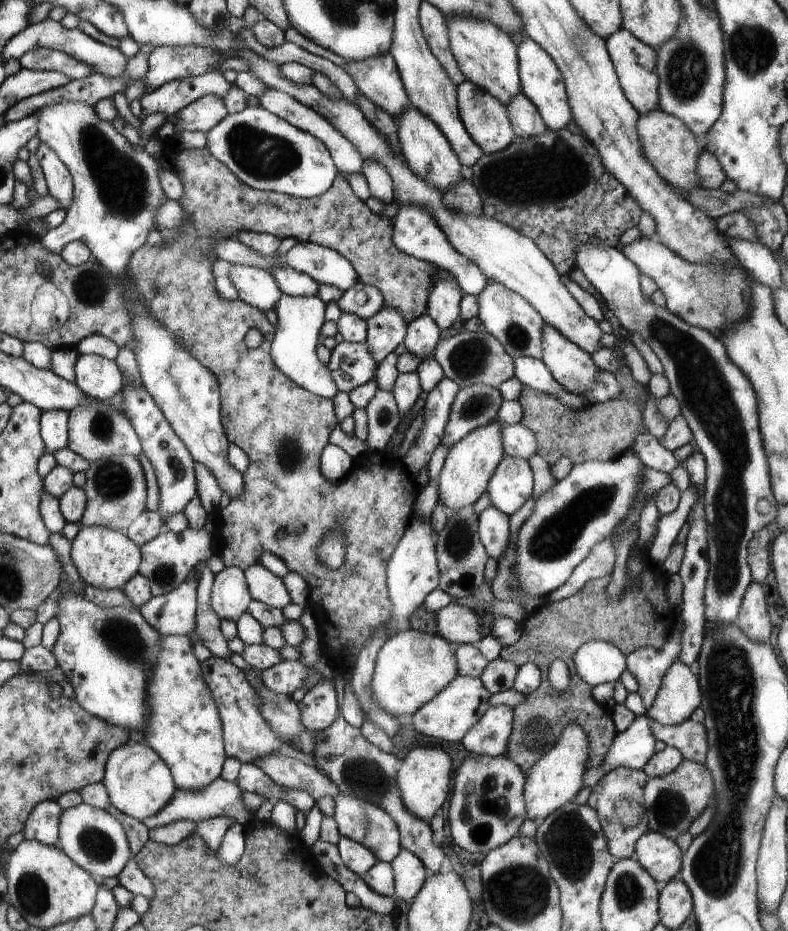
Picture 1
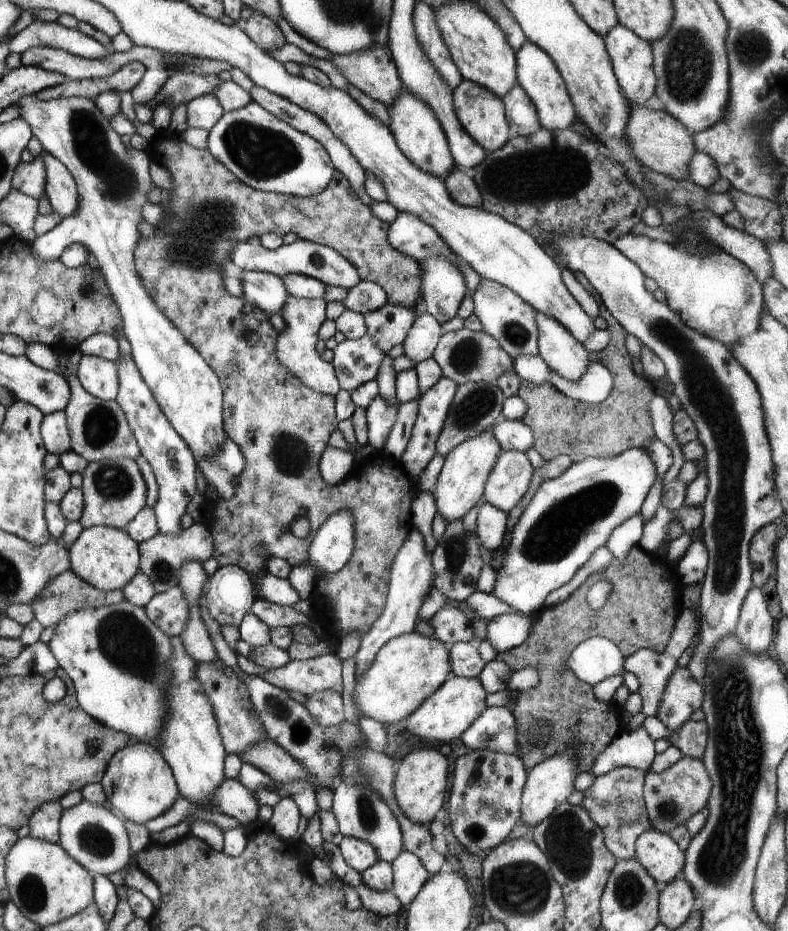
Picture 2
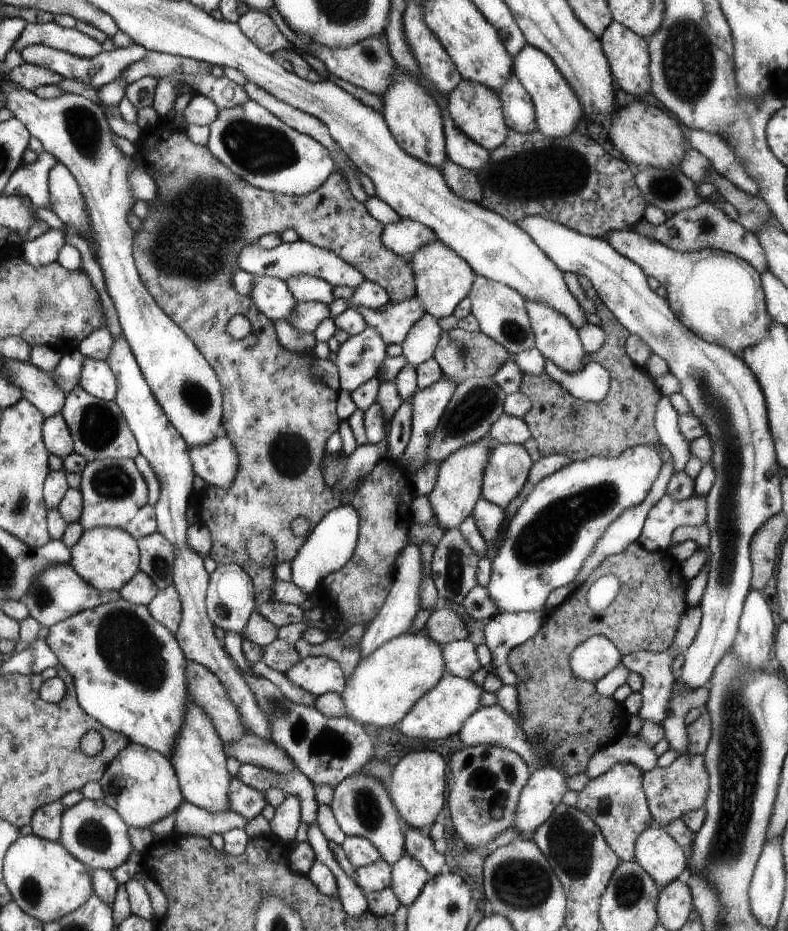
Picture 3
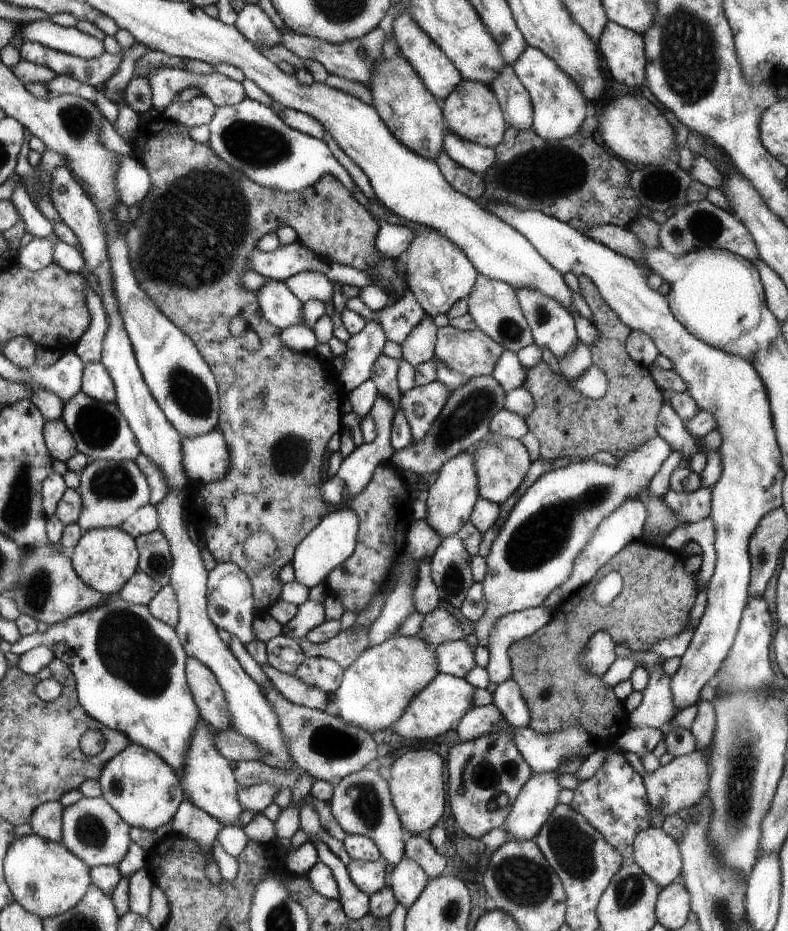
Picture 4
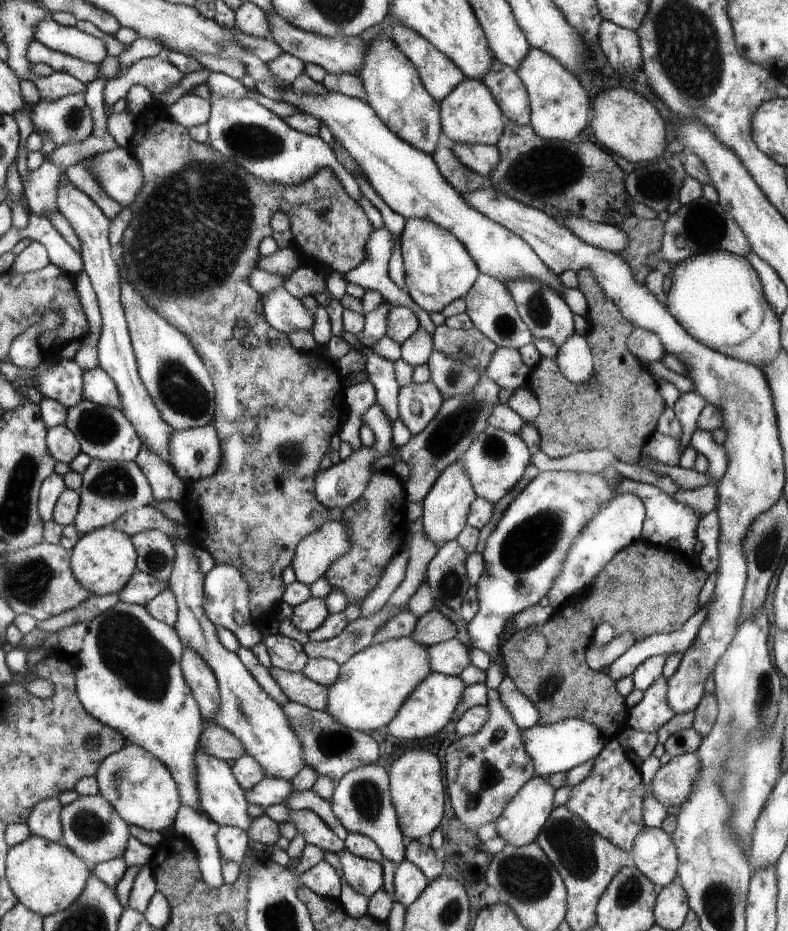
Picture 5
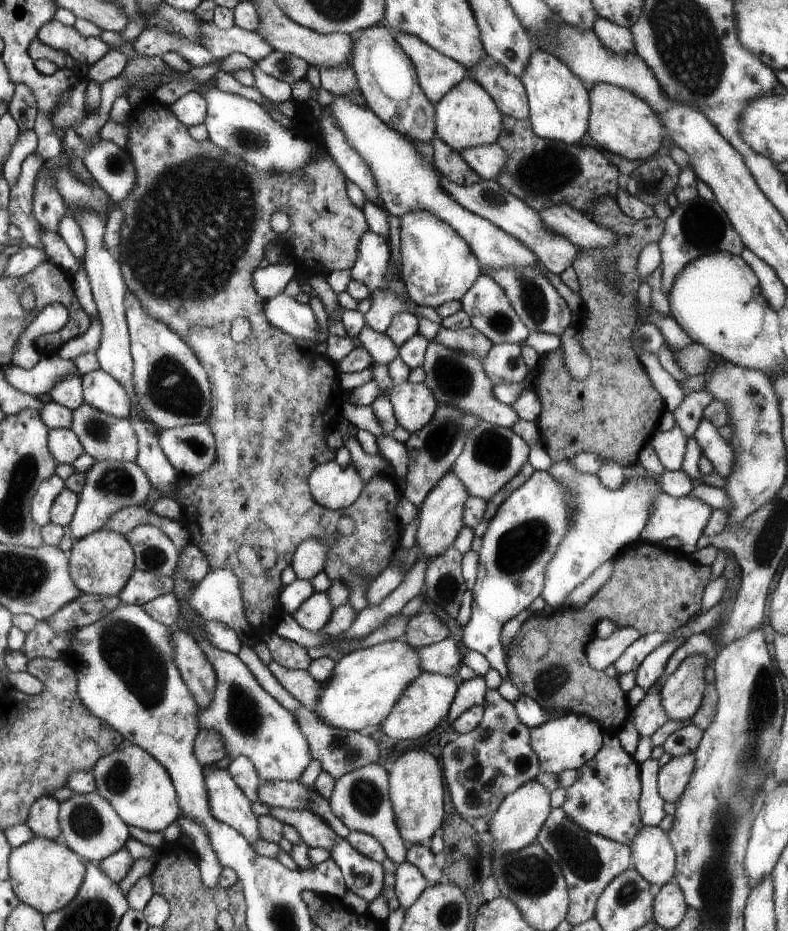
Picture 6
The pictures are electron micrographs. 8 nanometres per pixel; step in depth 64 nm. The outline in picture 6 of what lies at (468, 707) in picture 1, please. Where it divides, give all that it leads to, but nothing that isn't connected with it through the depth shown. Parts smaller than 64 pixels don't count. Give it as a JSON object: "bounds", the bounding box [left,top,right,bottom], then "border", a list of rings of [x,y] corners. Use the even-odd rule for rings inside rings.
{"bounds":[379,674,459,740],"border":[[[421,674],[417,680],[401,692],[401,698],[397,700],[395,708],[389,712],[389,716],[381,722],[379,730],[383,730],[389,738],[393,740],[407,740],[407,738],[417,738],[423,736],[439,726],[443,718],[447,718],[451,710],[451,702],[455,700],[455,692],[459,688],[459,682],[451,676],[441,676],[441,674]]]}

